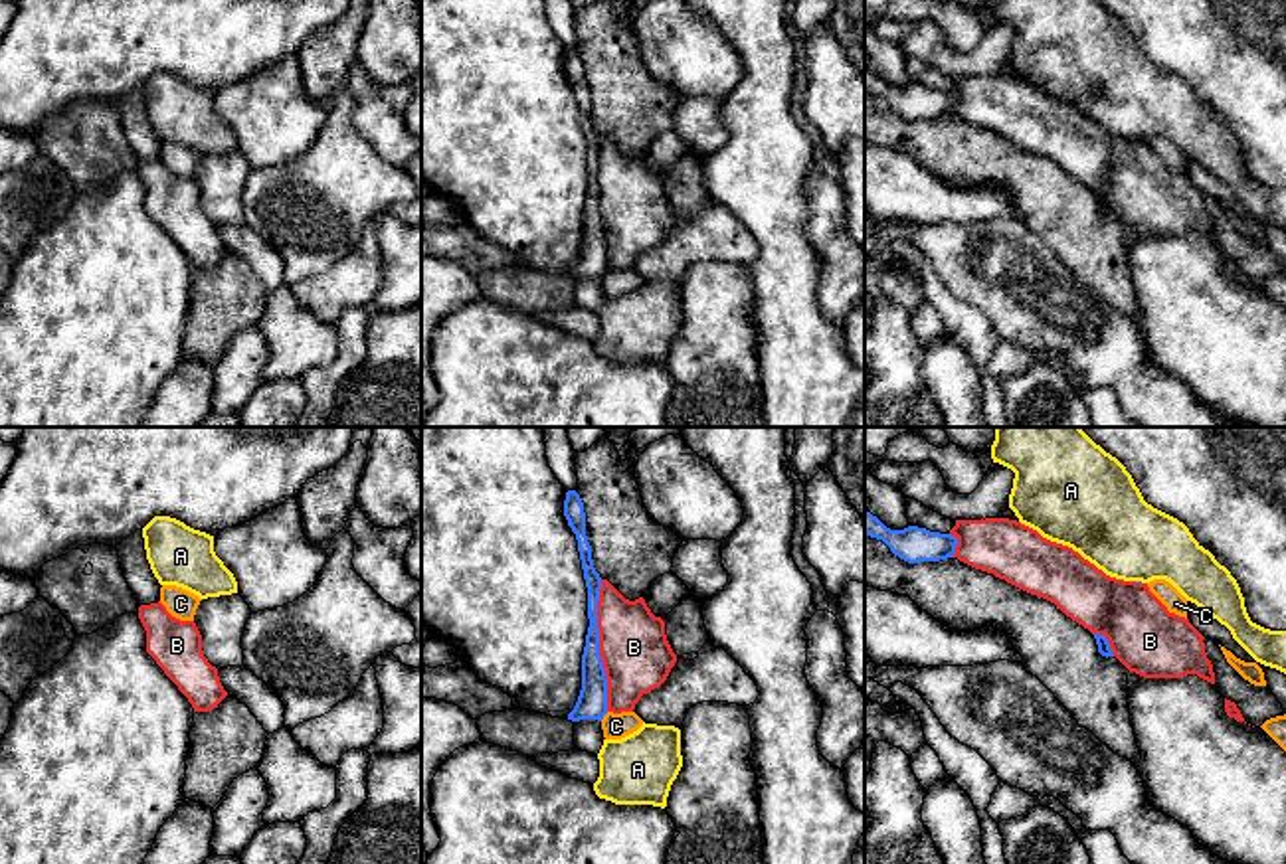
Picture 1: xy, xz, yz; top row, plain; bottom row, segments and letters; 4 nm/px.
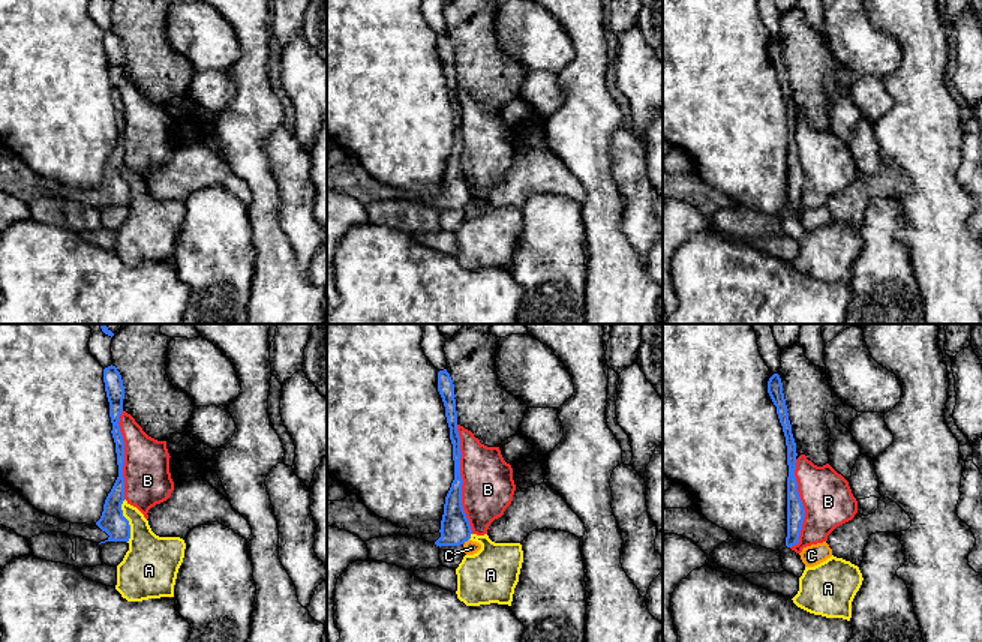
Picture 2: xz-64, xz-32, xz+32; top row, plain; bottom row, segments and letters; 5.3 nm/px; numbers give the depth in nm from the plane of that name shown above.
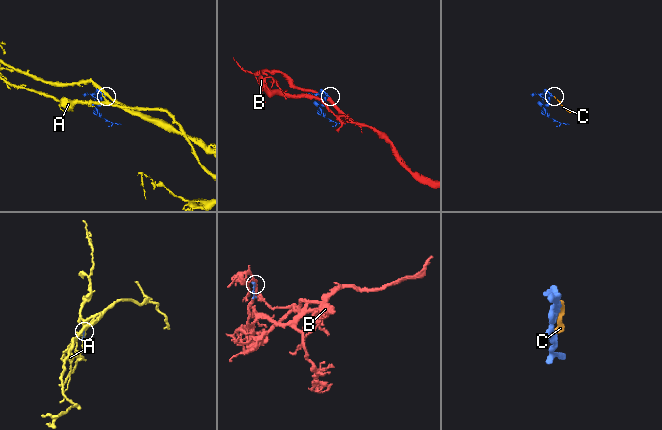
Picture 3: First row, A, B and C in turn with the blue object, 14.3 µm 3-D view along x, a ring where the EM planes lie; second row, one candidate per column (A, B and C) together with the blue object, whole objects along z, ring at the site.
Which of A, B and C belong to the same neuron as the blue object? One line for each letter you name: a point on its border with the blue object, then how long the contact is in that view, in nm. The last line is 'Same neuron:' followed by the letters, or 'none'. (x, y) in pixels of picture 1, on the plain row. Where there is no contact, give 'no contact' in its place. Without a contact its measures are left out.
Same neuron: none

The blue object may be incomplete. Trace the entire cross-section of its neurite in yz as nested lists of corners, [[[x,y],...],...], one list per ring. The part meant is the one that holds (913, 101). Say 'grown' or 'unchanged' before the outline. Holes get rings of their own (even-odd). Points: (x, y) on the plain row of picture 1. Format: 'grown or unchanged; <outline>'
unchanged; [[[865,67],[865,91],[882,97],[894,113],[908,121],[940,119],[954,115],[958,95],[908,83],[904,87],[886,85],[876,73]]]

